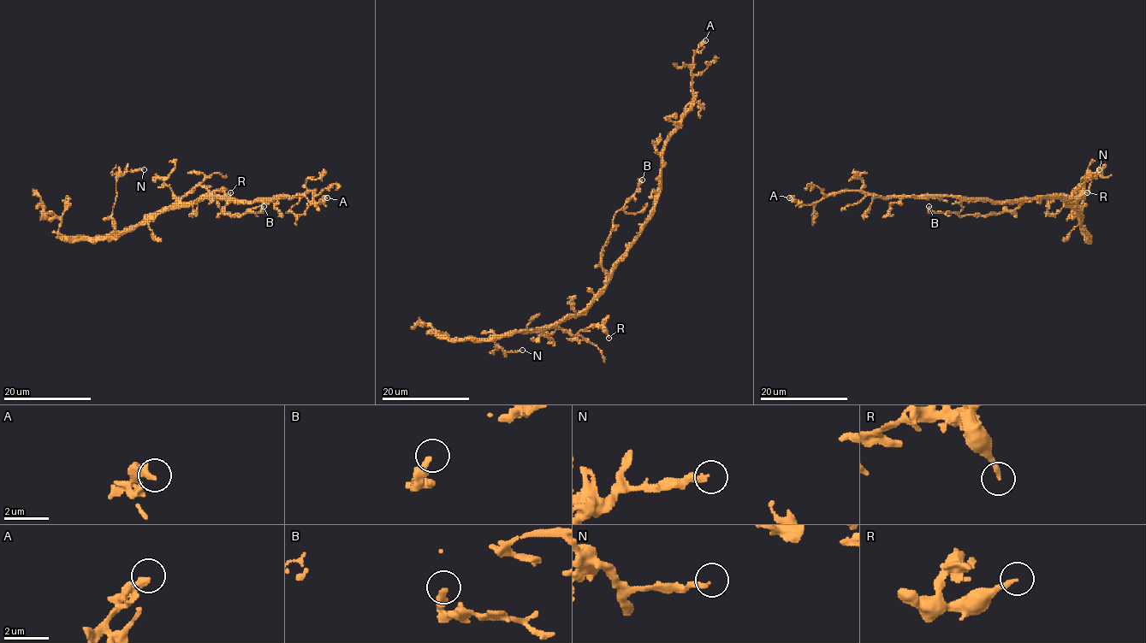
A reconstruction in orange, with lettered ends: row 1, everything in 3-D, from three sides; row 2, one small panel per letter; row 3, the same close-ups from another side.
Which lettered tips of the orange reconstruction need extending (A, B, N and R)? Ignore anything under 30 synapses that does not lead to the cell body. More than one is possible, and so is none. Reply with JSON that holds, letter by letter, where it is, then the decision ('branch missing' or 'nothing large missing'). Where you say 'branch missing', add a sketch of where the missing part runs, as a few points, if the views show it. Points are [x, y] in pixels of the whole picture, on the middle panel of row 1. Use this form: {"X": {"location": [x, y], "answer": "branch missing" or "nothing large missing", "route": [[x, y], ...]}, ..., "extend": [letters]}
{"A": {"location": [705, 40], "answer": "nothing large missing"}, "B": {"location": [642, 179], "answer": "nothing large missing"}, "N": {"location": [522, 350], "answer": "nothing large missing"}, "R": {"location": [608, 338], "answer": "nothing large missing"}, "extend": []}

